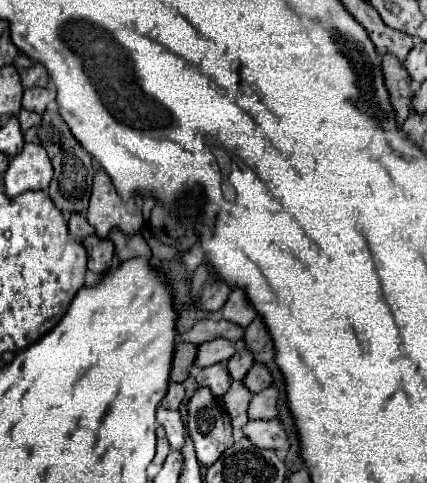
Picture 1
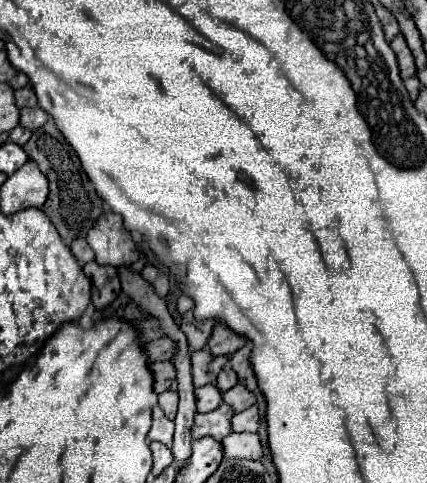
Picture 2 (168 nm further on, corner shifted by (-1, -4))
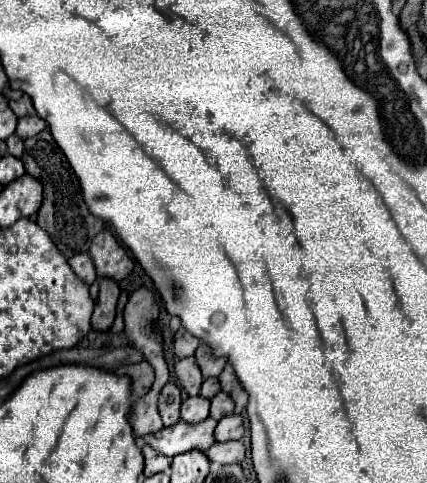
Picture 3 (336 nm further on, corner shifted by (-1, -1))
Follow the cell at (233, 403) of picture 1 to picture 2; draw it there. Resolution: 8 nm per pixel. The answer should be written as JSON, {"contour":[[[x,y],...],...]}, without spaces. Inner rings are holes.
{"contour":[[[221,404],[217,410],[209,412],[209,414],[197,414],[195,422],[191,426],[191,436],[193,440],[211,436],[215,440],[223,440],[223,436],[227,436],[231,432],[231,418],[233,412],[231,408],[227,408],[227,404]]]}

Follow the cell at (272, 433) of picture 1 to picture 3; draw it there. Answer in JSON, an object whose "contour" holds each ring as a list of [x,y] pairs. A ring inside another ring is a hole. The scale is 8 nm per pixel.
{"contour":[[[241,439],[215,443],[211,449],[207,449],[207,457],[209,457],[209,461],[219,463],[219,465],[241,463],[241,461],[245,461],[245,443]]]}

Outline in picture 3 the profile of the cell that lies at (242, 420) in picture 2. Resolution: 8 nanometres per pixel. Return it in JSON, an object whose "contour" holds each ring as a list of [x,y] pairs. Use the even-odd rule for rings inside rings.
{"contour":[[[227,415],[219,421],[217,429],[215,429],[215,437],[217,441],[229,441],[229,439],[241,439],[245,433],[243,427],[243,417],[241,415]]]}

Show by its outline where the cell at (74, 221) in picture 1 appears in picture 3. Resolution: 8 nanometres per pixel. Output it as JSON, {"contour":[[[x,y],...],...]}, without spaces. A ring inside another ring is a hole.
{"contour":[[[77,253],[75,257],[69,259],[69,265],[75,269],[75,273],[77,273],[83,281],[87,281],[87,283],[93,283],[93,281],[95,281],[95,277],[97,277],[97,275],[95,275],[95,265],[93,265],[89,253]]]}

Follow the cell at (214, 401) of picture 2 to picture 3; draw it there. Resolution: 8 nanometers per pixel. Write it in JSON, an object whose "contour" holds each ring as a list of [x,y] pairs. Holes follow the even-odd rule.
{"contour":[[[189,397],[183,405],[181,405],[181,419],[189,421],[189,423],[199,423],[203,419],[209,417],[209,399],[205,397]]]}

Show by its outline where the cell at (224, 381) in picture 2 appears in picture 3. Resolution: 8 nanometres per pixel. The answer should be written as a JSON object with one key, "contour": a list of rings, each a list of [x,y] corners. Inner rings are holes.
{"contour":[[[209,377],[209,379],[203,381],[203,387],[201,387],[201,395],[203,395],[203,397],[211,399],[211,397],[215,397],[219,391],[221,391],[221,385],[219,385],[219,379],[217,379],[217,377]]]}

